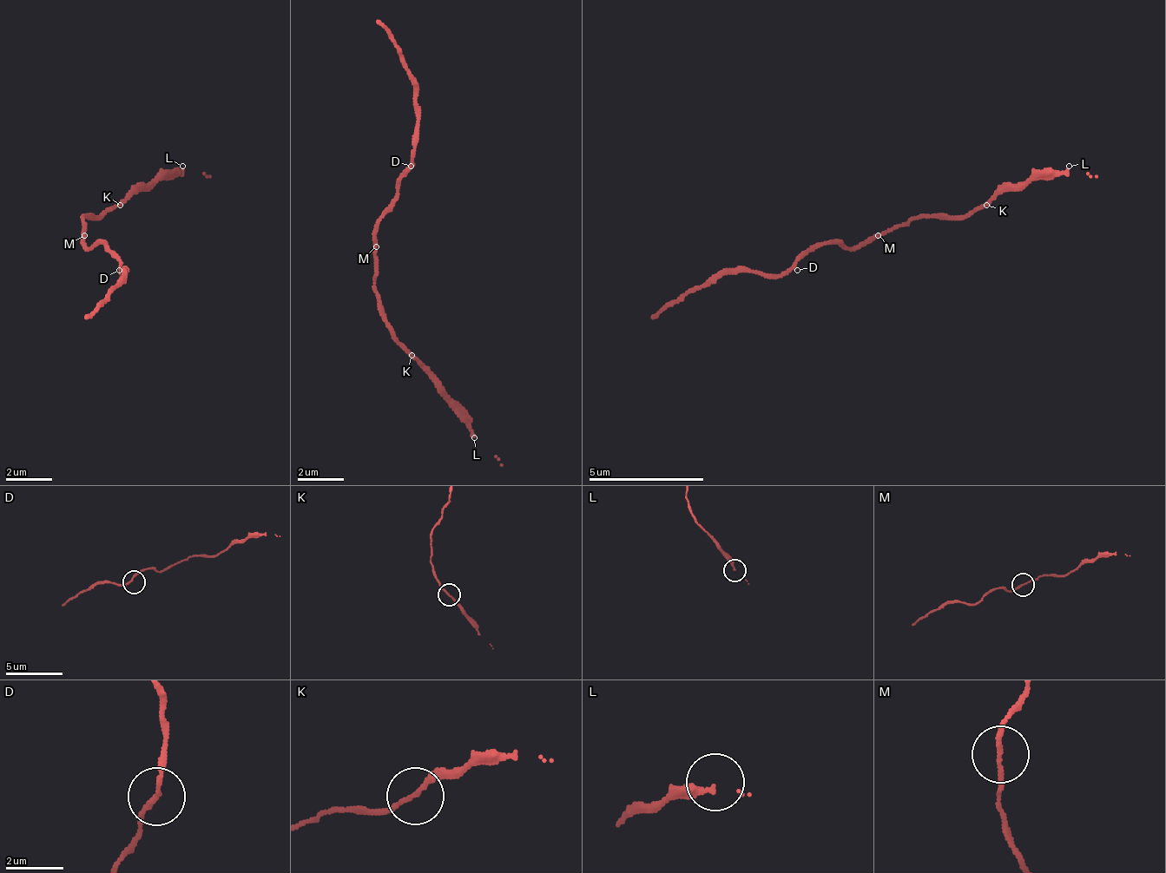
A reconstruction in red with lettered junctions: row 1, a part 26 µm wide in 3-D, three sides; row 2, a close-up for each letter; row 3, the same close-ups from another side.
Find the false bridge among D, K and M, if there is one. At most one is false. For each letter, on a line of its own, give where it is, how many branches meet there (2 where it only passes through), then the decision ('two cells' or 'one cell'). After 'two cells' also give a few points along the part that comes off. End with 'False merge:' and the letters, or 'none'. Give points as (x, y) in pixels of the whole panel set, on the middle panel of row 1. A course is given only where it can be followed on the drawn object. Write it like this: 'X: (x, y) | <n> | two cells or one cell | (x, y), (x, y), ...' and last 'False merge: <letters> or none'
D: (411, 166) | 2 | one cell
K: (411, 355) | 2 | one cell
M: (376, 246) | 2 | one cell
False merge: none

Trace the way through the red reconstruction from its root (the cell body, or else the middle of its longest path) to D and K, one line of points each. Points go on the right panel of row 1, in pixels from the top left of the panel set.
D: (878, 235), (866, 235), (855, 246), (838, 246), (826, 241), (814, 246), (797, 264), (797, 270)
K: (878, 235), (884, 235), (912, 218), (971, 218), (982, 206), (988, 206)

